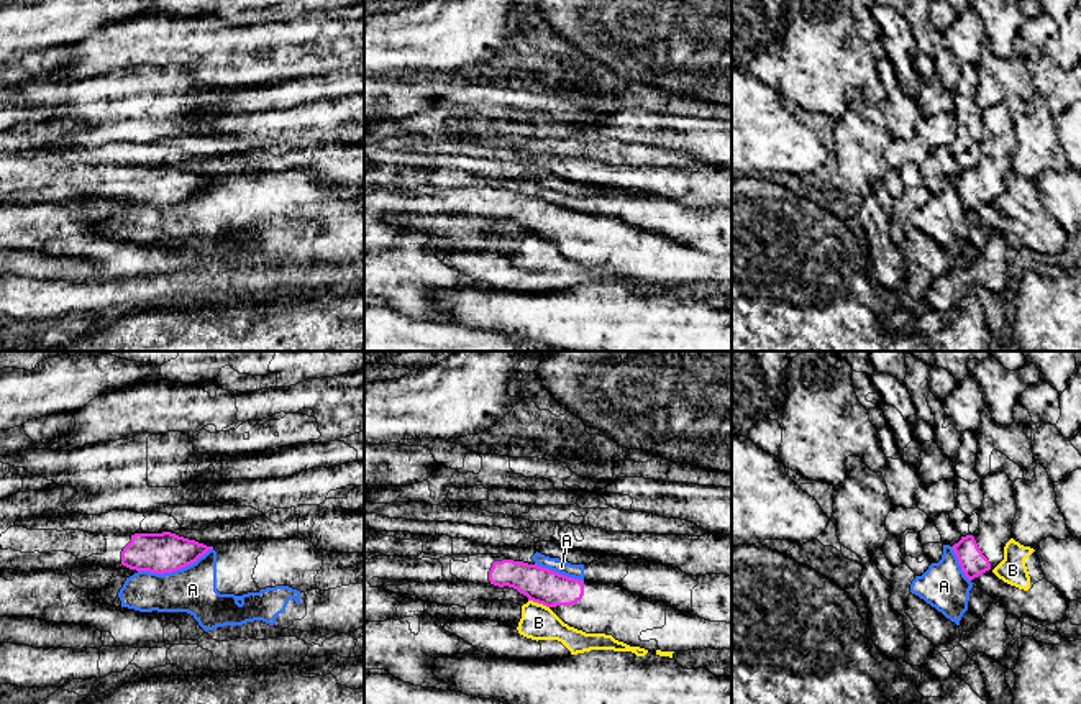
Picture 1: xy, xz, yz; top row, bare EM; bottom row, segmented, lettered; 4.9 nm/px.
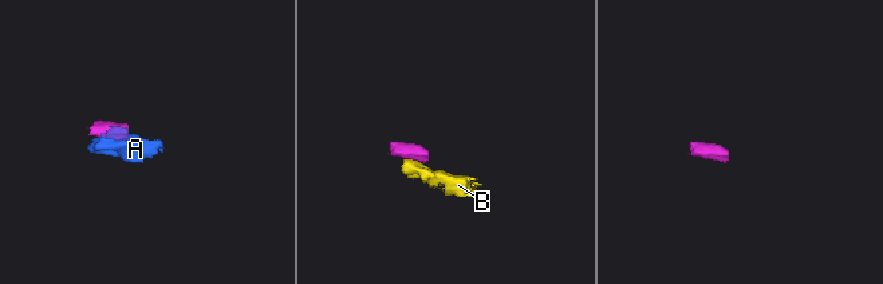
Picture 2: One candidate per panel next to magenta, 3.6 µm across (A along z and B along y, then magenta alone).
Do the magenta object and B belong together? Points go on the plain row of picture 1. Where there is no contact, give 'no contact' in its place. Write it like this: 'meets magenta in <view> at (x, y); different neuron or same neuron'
meets magenta in xz at (538, 235); different neuron

